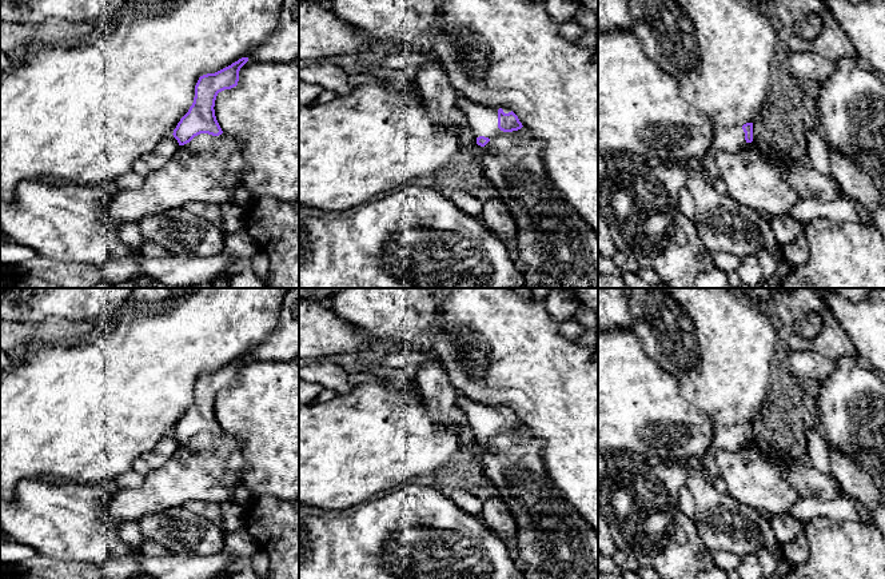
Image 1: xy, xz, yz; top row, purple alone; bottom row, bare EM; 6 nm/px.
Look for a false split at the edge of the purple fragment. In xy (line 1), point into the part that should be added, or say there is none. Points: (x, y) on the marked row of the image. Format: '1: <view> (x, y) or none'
1: none

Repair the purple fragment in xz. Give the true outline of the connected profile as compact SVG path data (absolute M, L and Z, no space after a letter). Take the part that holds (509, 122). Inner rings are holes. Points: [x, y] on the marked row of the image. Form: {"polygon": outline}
{"polygon": "M462 95L457 100L457 108L466 115L469 128L481 147L485 147L497 135L518 131L523 127L513 111L490 108Z"}

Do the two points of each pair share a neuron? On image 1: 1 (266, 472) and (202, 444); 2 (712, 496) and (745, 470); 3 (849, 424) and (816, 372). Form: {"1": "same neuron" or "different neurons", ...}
{"1": "different neurons", "2": "different neurons", "3": "different neurons"}

